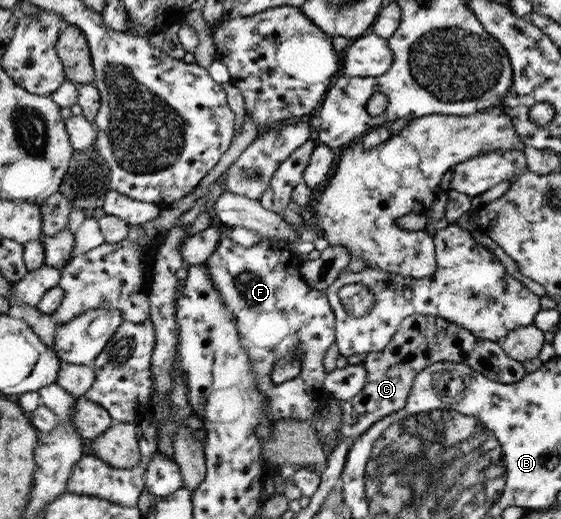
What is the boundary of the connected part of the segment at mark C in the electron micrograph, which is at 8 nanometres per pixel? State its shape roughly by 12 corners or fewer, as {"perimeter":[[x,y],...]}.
{"perimeter":[[408,316],[362,361],[342,404],[358,439],[404,409],[414,379],[442,359],[504,384],[527,375],[497,342],[442,317]]}

